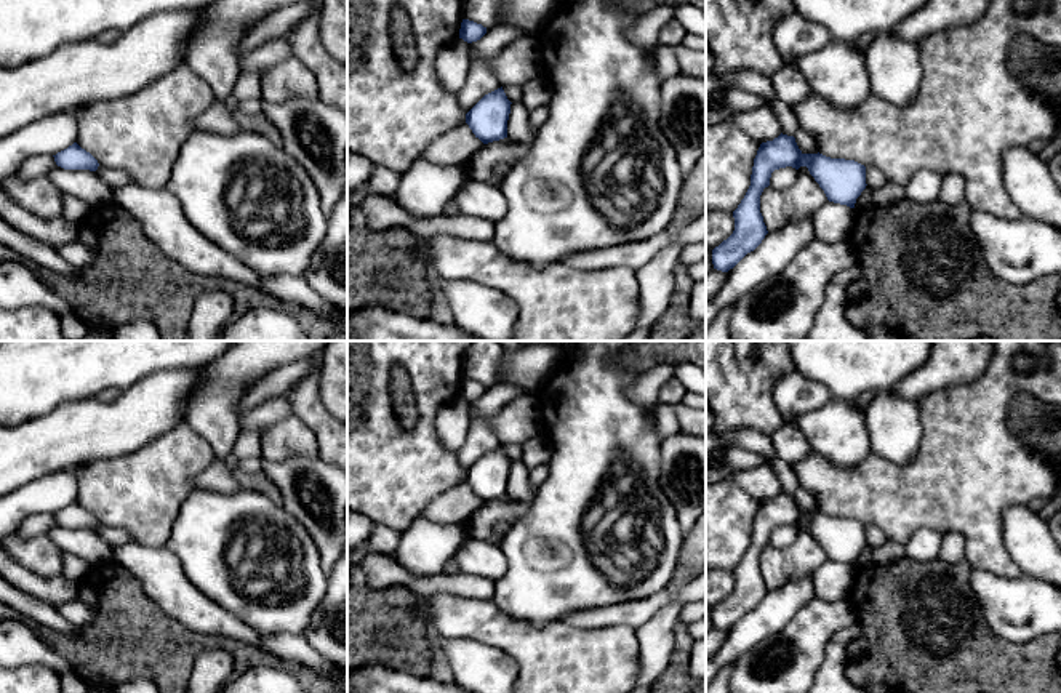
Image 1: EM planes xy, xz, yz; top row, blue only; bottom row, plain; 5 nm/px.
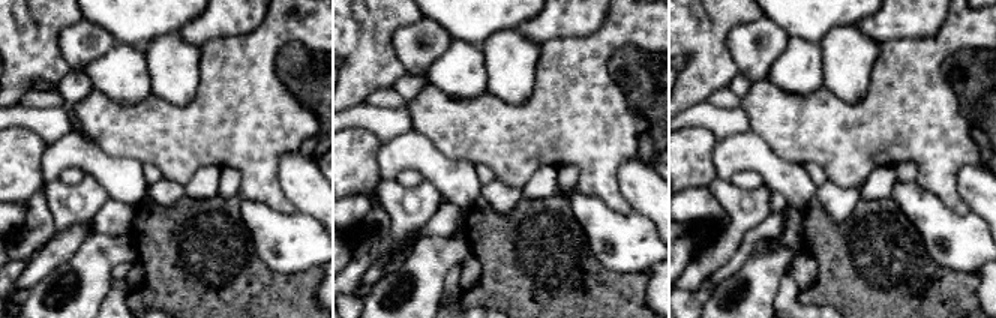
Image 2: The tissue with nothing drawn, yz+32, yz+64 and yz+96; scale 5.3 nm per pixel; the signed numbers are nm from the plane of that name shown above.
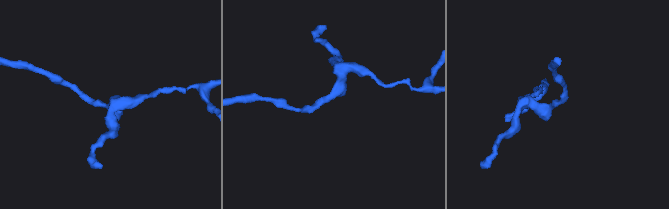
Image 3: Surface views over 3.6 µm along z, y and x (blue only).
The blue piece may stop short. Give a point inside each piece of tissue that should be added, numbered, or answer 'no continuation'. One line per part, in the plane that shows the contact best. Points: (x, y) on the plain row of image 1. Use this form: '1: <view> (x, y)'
no continuation

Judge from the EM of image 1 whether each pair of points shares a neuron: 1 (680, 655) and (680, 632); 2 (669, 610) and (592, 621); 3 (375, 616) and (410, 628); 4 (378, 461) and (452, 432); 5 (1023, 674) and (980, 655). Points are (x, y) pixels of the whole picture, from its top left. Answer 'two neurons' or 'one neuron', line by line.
1: one neuron
2: two neurons
3: one neuron
4: two neurons
5: one neuron

